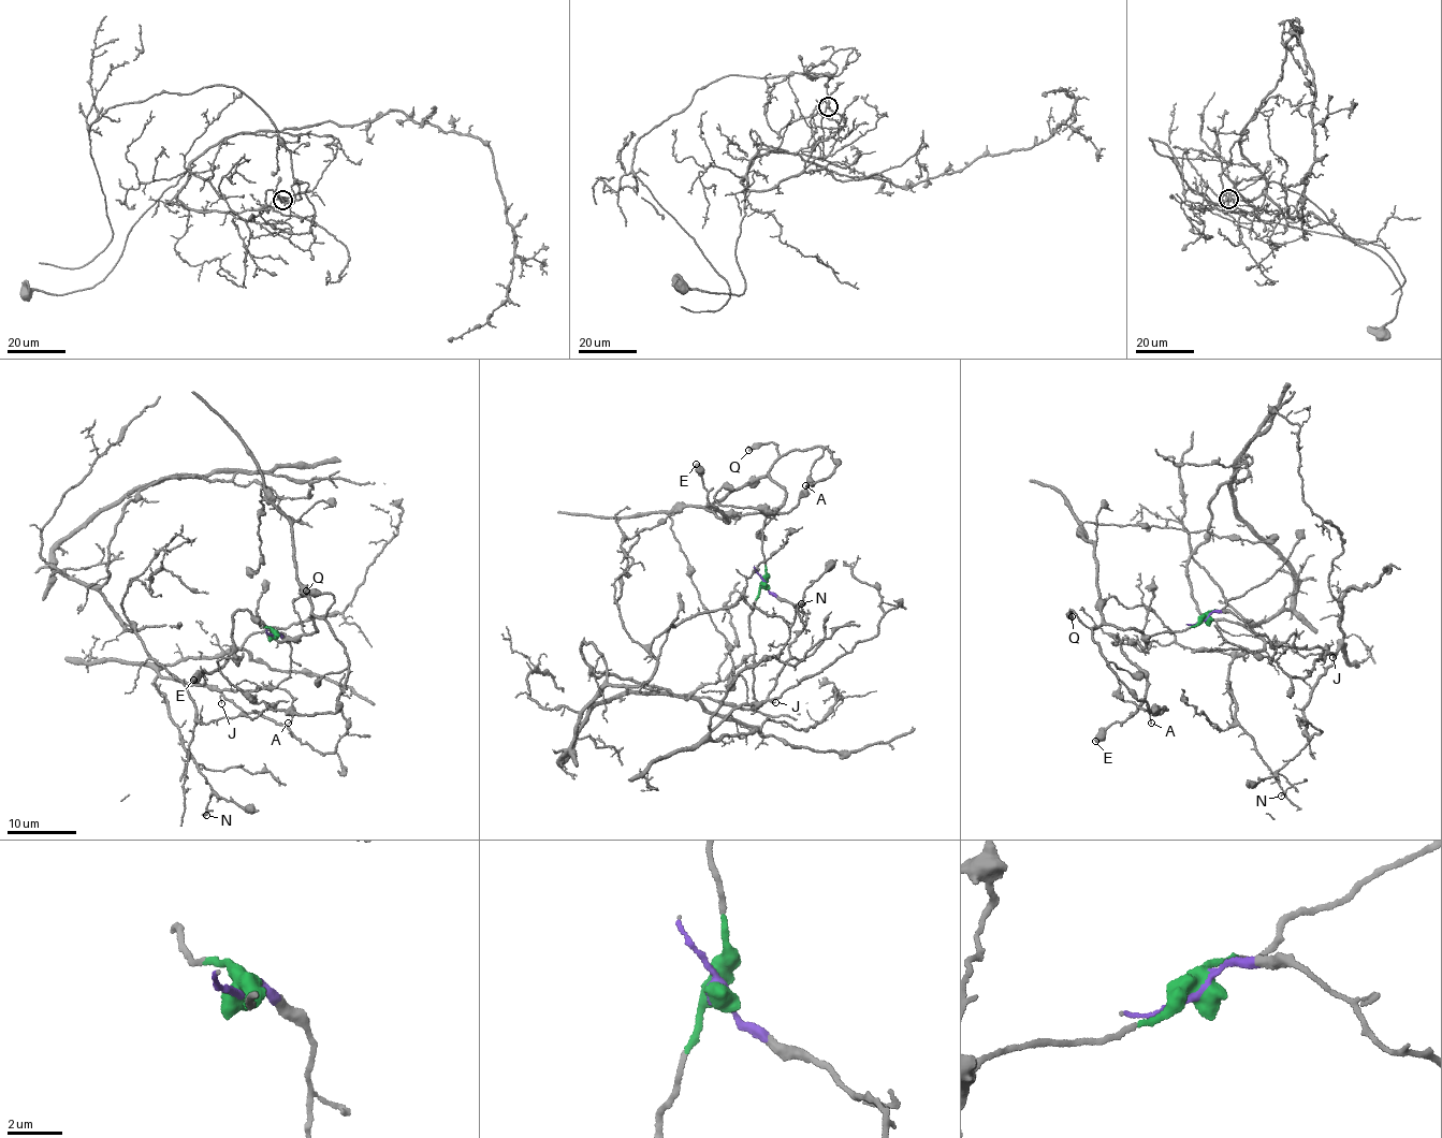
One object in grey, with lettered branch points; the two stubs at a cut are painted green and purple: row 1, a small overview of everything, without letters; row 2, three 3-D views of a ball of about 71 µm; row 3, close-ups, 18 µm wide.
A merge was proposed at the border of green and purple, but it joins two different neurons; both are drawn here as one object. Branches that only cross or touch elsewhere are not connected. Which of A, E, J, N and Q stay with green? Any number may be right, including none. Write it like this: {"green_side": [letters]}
{"green_side": ["A", "E", "Q"]}

